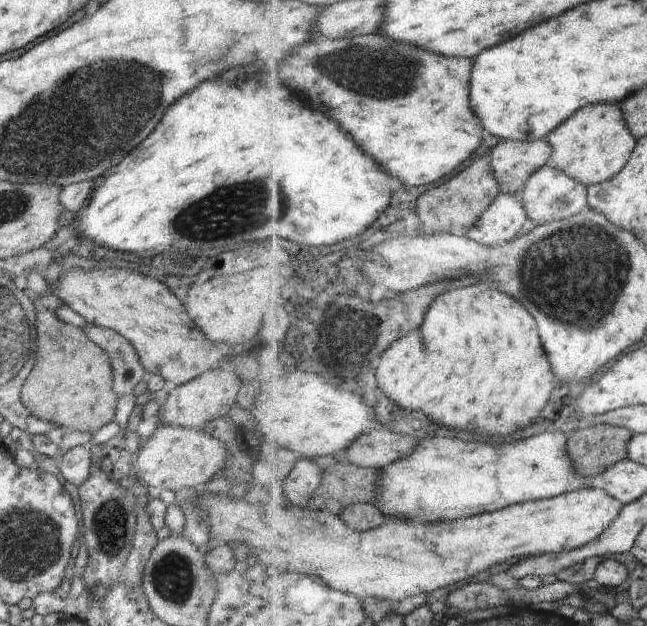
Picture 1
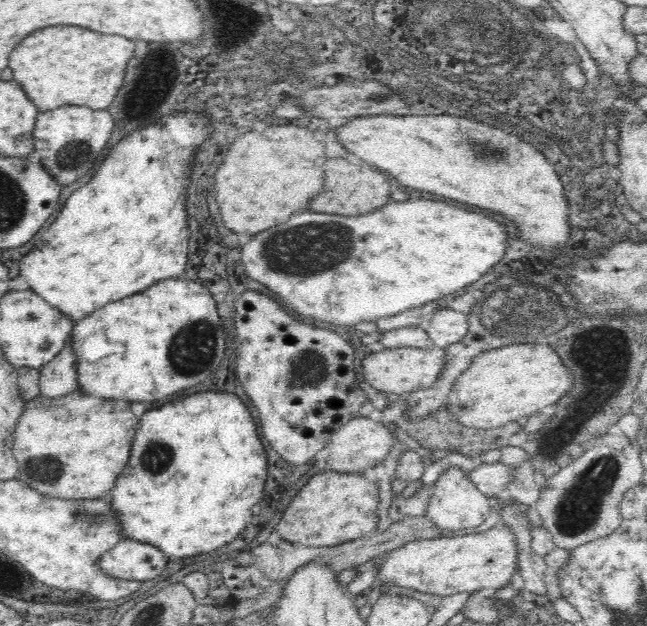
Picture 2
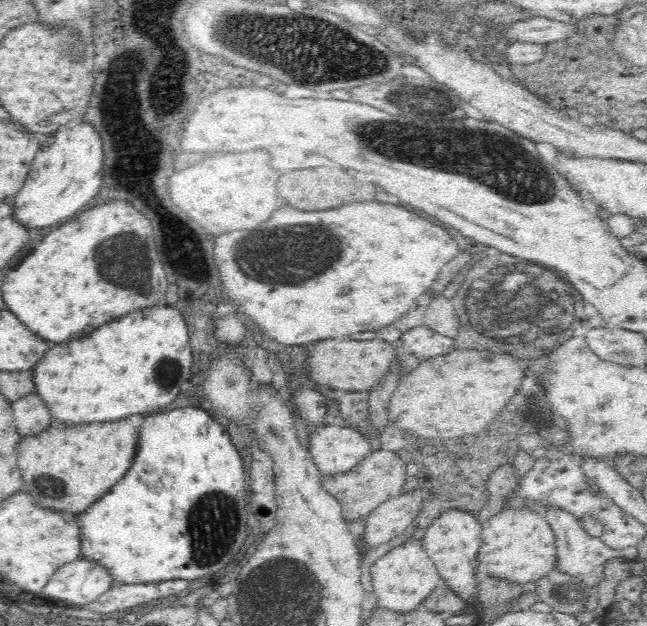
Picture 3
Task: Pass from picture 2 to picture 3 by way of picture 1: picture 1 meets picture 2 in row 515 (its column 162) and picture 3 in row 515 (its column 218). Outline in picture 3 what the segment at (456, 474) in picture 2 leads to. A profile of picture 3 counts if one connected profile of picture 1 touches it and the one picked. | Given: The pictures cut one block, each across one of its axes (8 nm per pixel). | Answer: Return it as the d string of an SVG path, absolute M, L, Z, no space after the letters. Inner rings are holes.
M446 509L425 530L422 538L424 548L430 560L436 564L440 578L462 598L471 601L470 596L476 595L476 566L478 566L478 552L482 541L480 540L481 524L477 517L468 512L457 509Z

